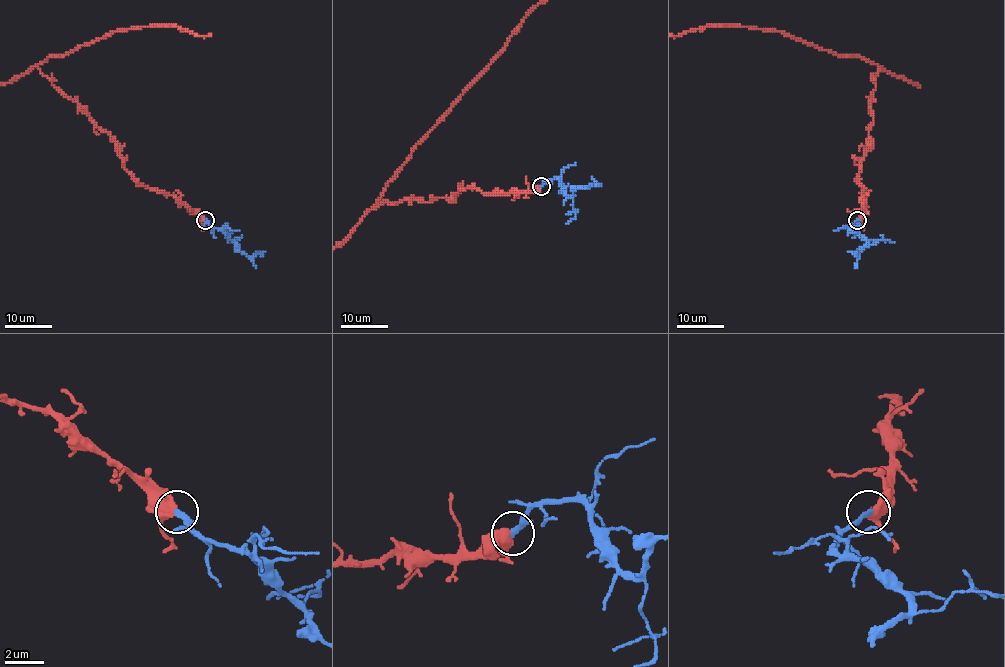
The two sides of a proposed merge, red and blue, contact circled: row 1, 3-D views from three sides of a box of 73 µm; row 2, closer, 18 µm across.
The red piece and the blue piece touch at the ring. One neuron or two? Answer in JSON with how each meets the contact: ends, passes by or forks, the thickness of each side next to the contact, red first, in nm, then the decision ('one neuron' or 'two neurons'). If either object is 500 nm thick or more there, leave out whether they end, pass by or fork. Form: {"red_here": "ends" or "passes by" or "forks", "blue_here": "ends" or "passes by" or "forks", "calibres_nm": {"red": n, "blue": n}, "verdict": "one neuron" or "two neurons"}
{"red_here": "passes by", "blue_here": "passes by", "calibres_nm": {"red": 460, "blue": 200}, "verdict": "one neuron"}

